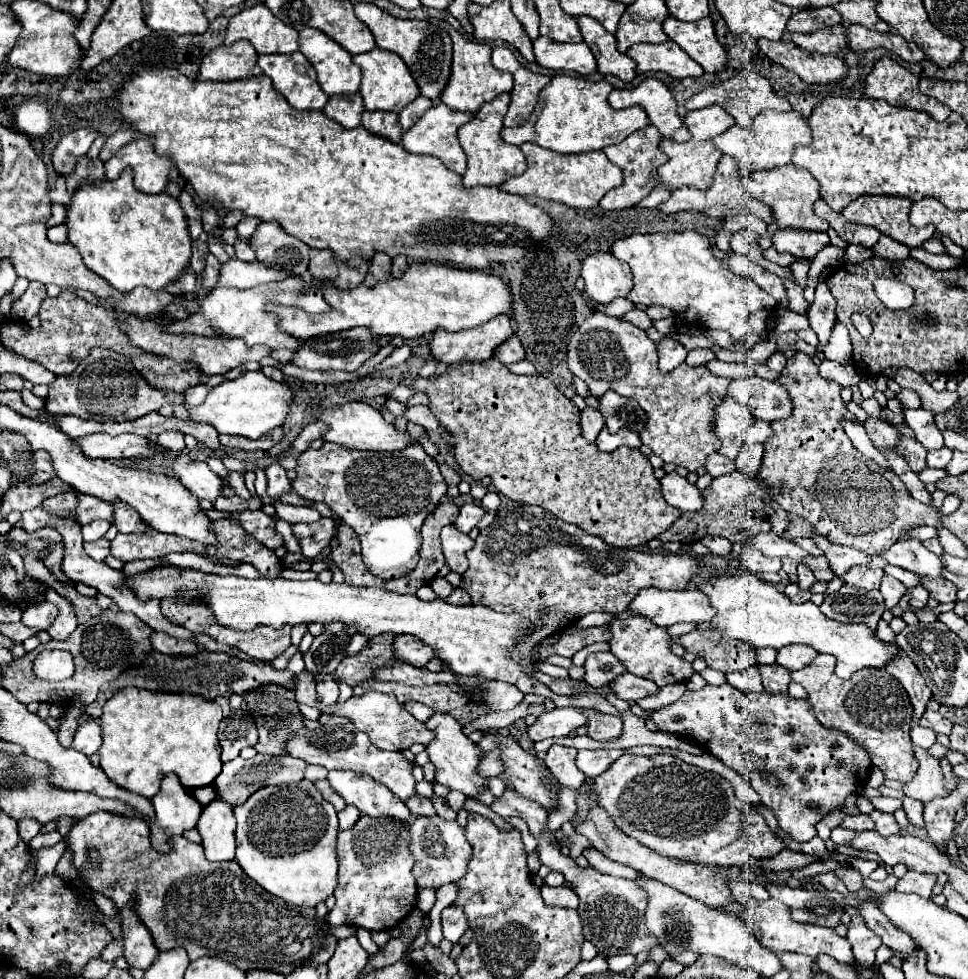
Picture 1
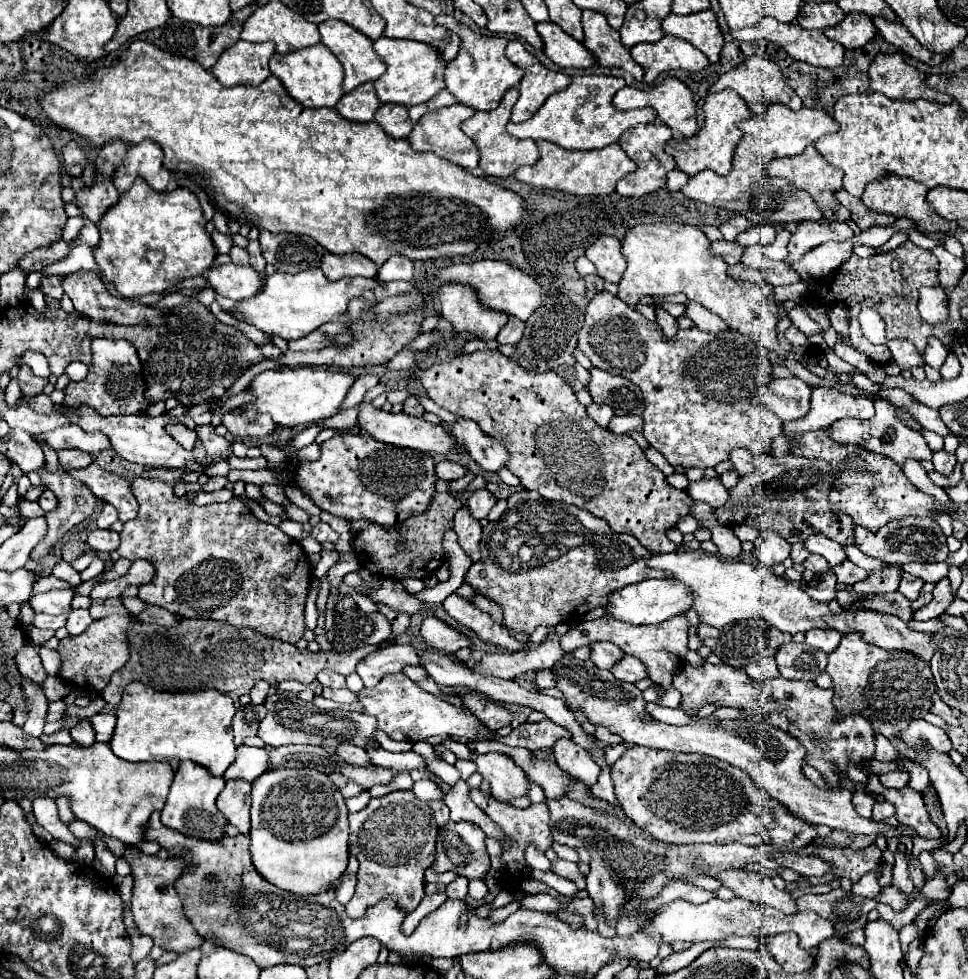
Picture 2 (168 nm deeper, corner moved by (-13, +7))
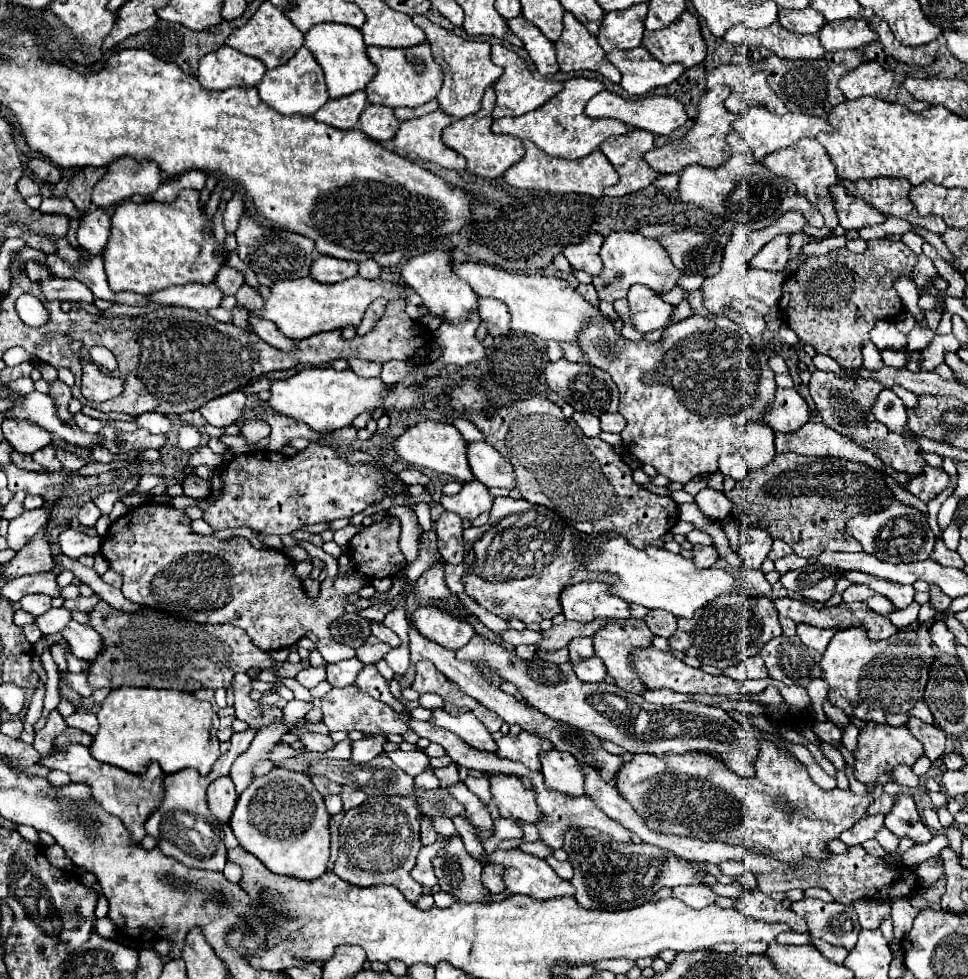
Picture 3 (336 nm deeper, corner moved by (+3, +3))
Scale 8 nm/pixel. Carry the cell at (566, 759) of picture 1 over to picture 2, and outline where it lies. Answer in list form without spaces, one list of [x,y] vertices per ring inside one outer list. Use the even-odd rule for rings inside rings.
[[[560,738],[554,744],[554,758],[566,774],[580,778],[588,786],[592,786],[600,774],[600,766],[588,756],[582,746],[572,742],[570,738]]]

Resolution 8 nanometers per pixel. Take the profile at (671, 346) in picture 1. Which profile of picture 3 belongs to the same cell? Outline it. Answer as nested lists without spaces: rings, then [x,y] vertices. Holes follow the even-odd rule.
[[[634,284],[628,292],[628,302],[630,302],[630,318],[636,330],[642,334],[666,328],[672,318],[672,304],[666,304],[660,294],[652,292],[650,288],[644,288],[640,284]]]

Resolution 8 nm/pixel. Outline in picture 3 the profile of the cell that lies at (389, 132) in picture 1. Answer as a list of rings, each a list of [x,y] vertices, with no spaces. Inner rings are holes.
[[[370,104],[362,114],[360,114],[360,124],[362,132],[372,138],[372,140],[392,140],[400,122],[394,116],[394,110],[388,106],[376,106]]]

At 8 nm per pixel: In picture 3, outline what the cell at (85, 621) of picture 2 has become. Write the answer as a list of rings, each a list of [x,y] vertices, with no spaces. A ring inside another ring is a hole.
[[[70,622],[64,630],[62,630],[64,640],[70,644],[72,654],[76,658],[82,658],[86,662],[96,660],[96,656],[102,654],[104,648],[104,640],[100,634],[94,632],[92,626],[82,626],[78,622]]]

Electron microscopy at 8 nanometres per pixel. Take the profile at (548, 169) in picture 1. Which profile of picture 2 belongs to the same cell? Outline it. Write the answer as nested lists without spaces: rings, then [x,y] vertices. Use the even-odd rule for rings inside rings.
[[[538,140],[536,144],[540,150],[540,160],[532,166],[520,166],[514,176],[518,182],[526,182],[538,188],[562,190],[574,196],[602,196],[612,194],[616,182],[636,170],[636,162],[626,156],[620,144],[612,144],[602,150],[566,150],[546,140]]]

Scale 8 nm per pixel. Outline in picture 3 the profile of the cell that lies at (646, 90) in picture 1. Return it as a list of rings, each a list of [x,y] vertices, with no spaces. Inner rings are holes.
[[[608,90],[596,94],[586,104],[586,116],[588,118],[616,118],[628,126],[642,128],[642,130],[662,134],[662,136],[668,136],[672,130],[680,128],[688,120],[682,102],[672,98],[672,96],[650,96],[650,98],[640,98],[640,100],[626,100],[626,98],[612,94]]]

